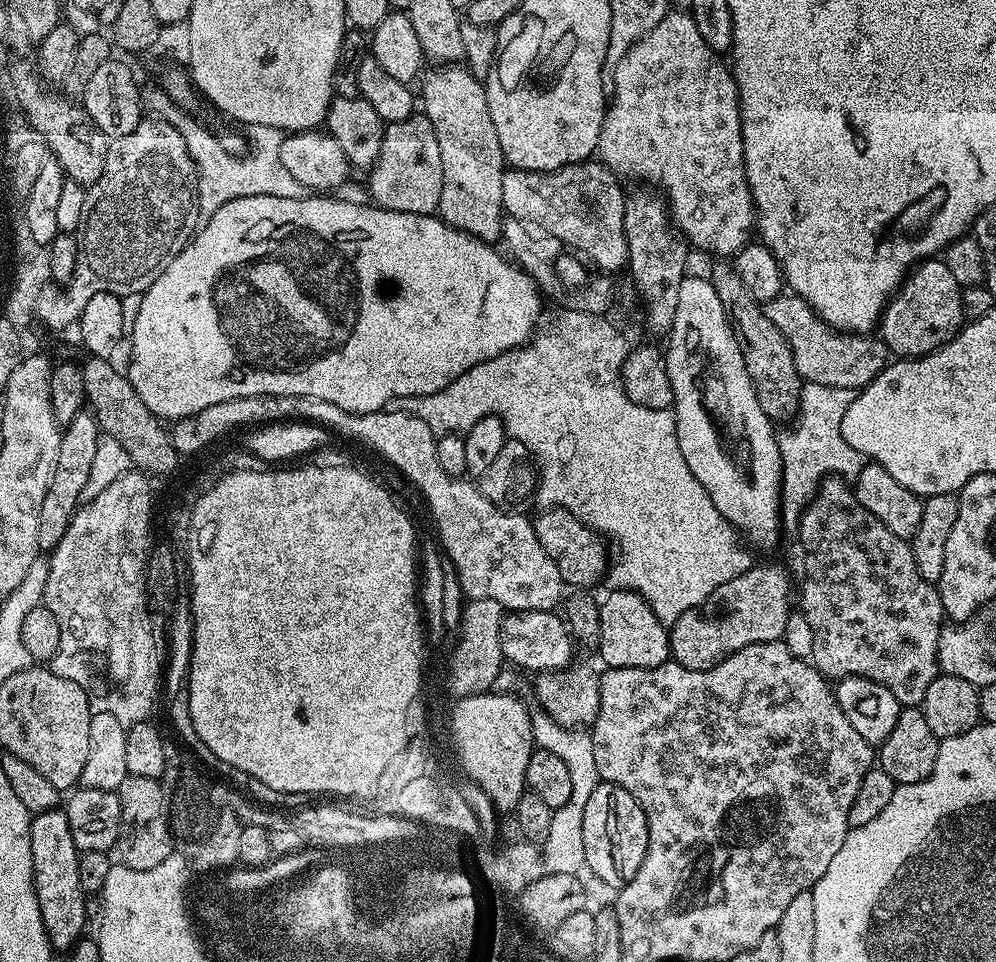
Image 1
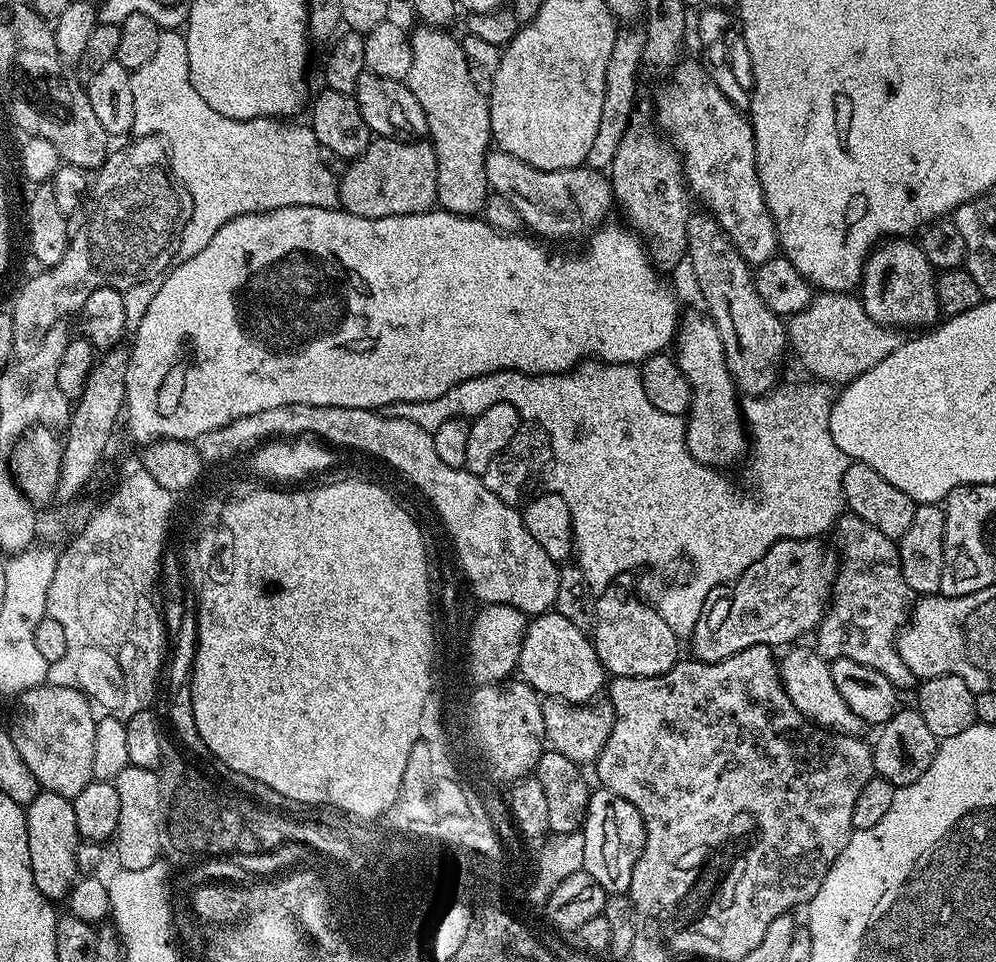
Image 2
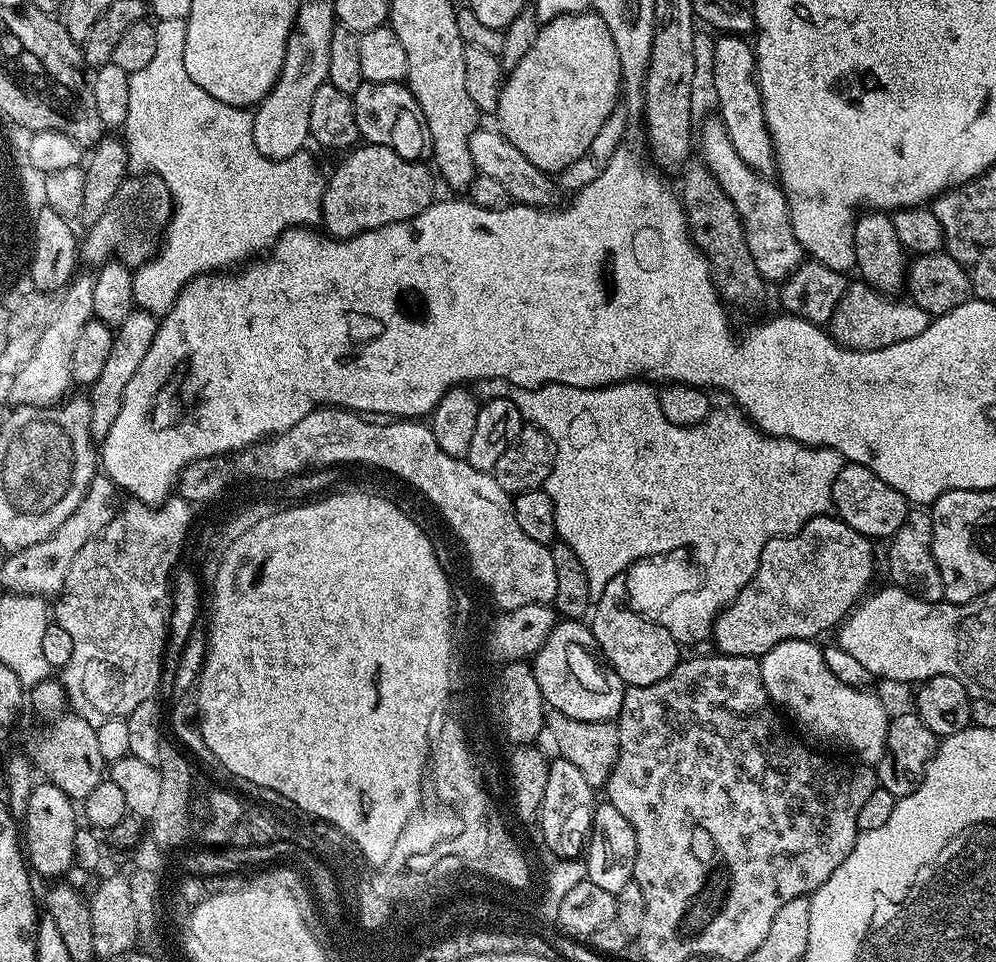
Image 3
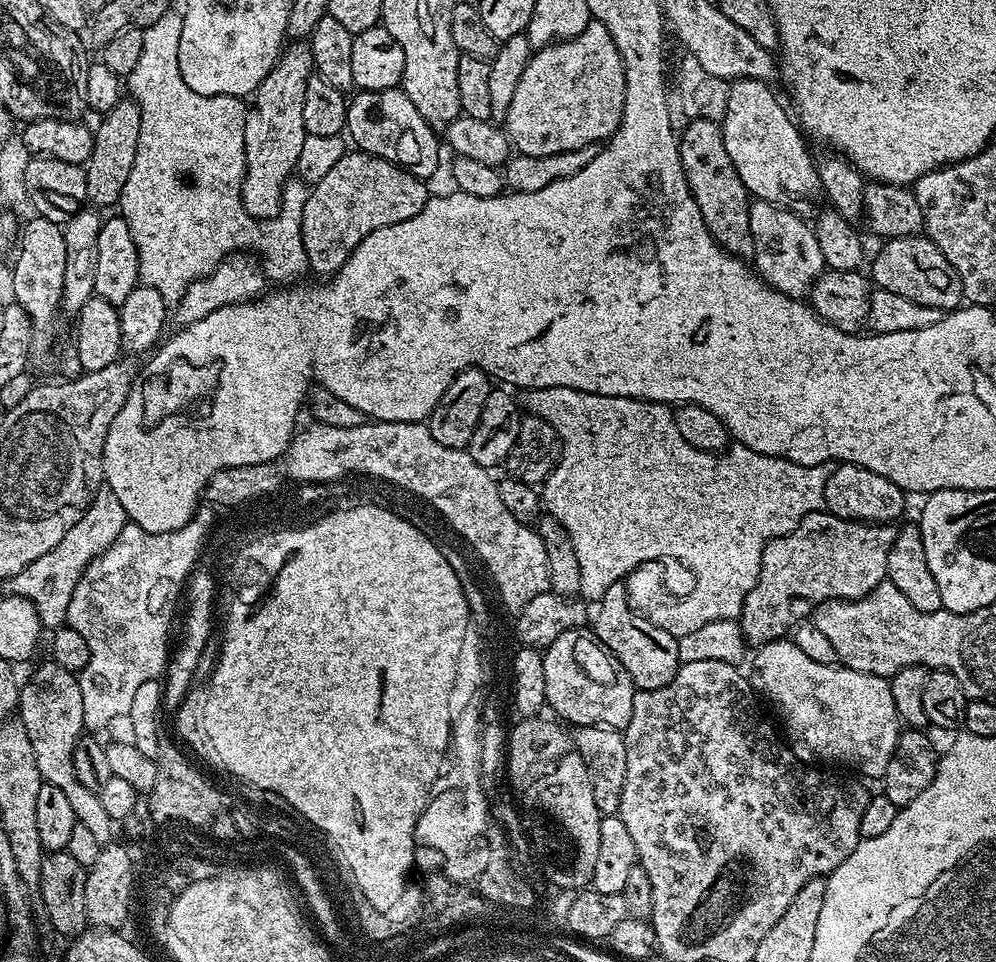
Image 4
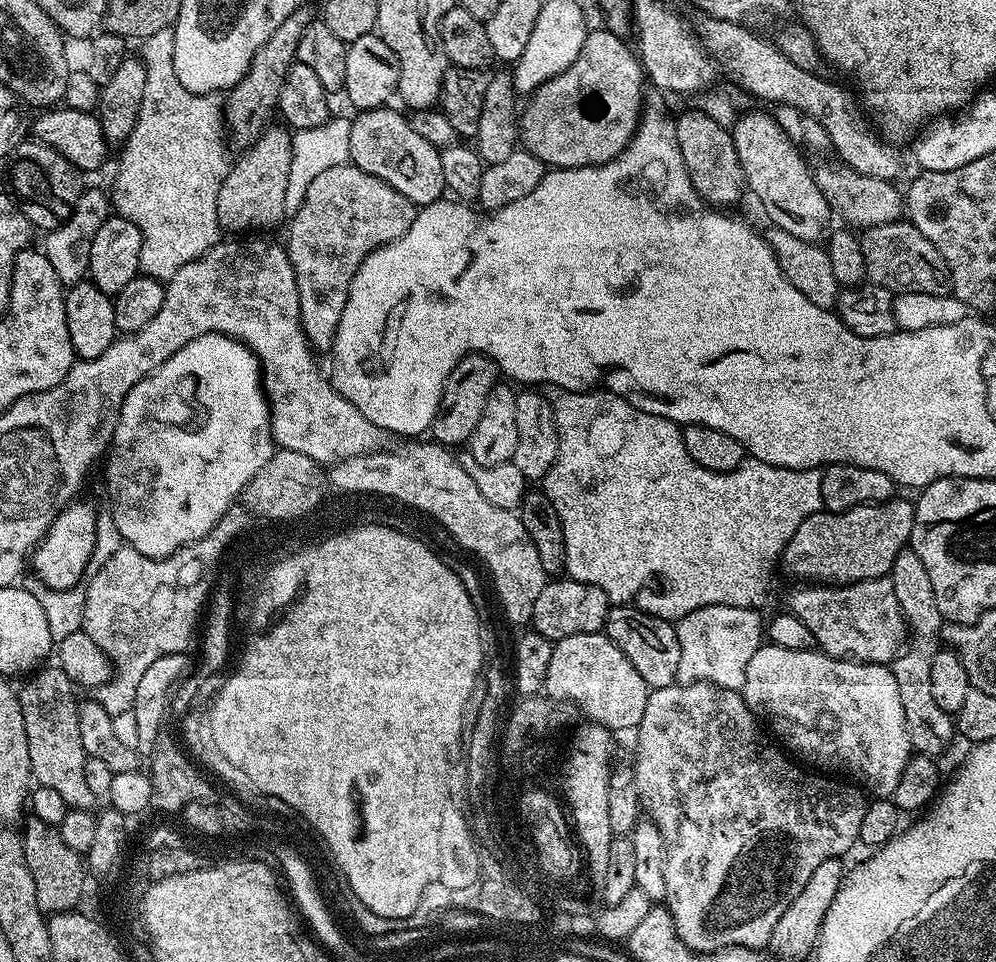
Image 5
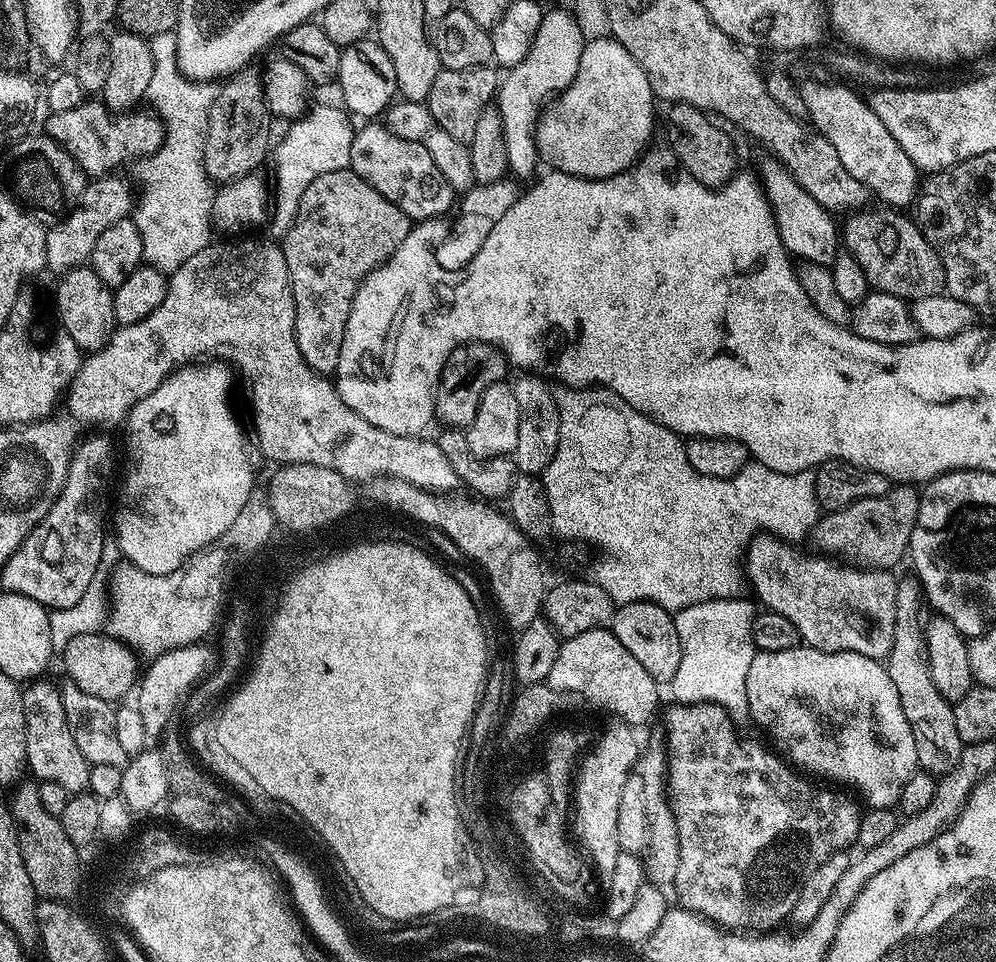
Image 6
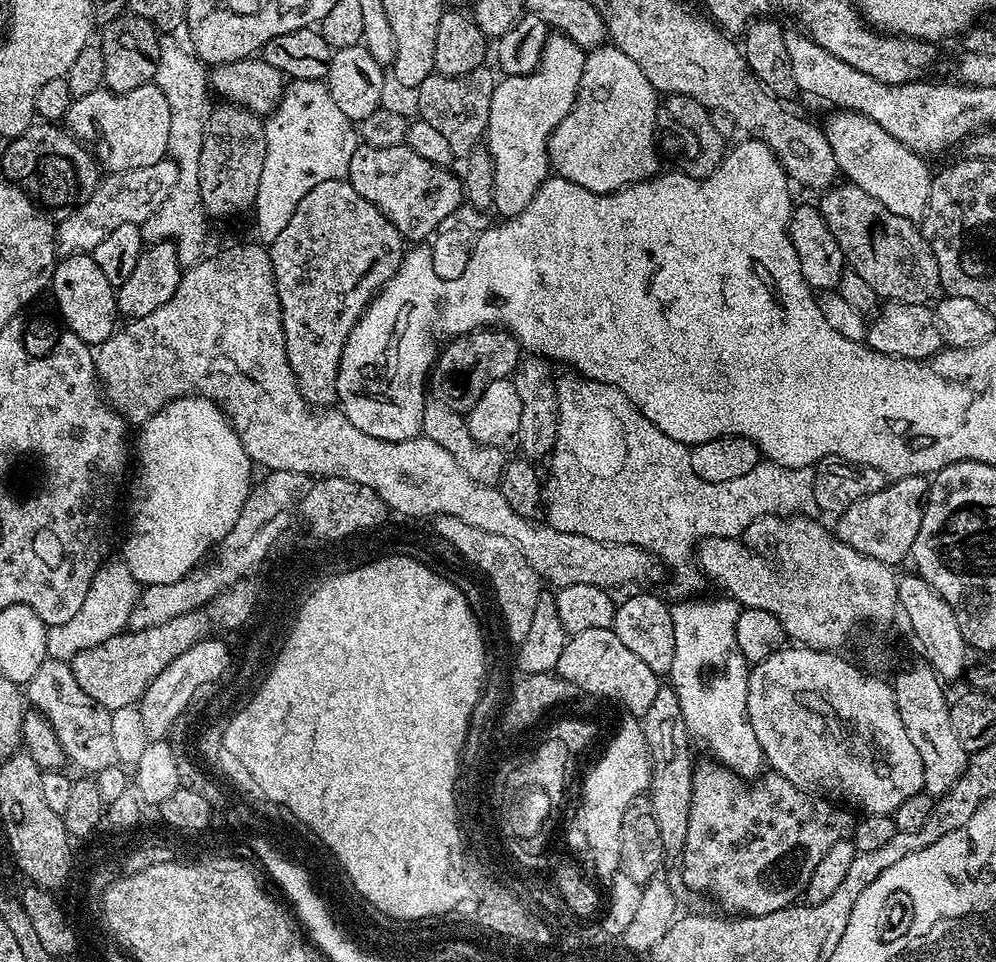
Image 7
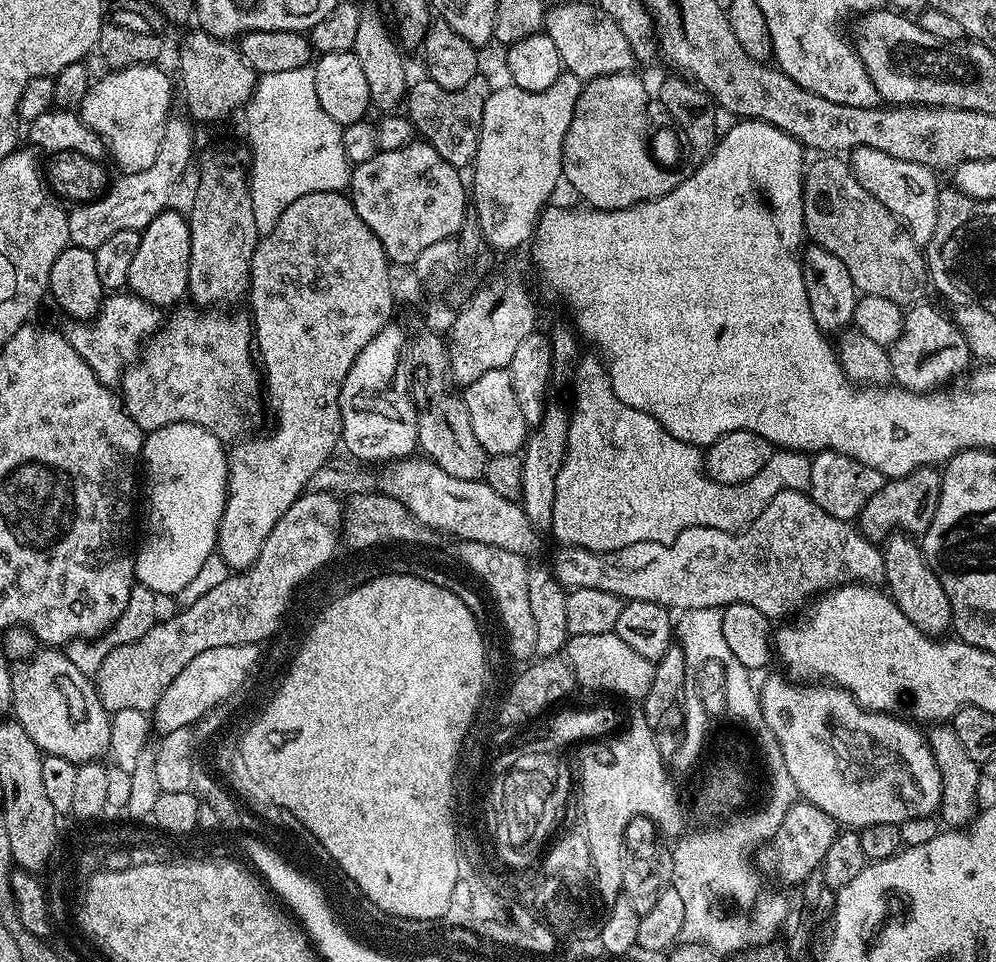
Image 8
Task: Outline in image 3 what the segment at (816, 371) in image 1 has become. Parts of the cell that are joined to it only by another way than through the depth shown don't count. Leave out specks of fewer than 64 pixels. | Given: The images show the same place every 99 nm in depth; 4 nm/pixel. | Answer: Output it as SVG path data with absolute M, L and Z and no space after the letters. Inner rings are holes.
M852 282L848 285L848 290L845 292L843 298L838 302L838 306L834 310L832 319L830 321L830 335L832 339L836 340L844 348L853 348L861 352L862 350L882 350L886 346L894 346L894 342L906 342L906 338L915 338L916 335L922 334L922 330L926 330L926 326L932 323L934 317L924 309L920 309L911 299L904 298L904 300L896 300L900 298L893 298L891 295L878 292L875 288L870 287L863 282Z

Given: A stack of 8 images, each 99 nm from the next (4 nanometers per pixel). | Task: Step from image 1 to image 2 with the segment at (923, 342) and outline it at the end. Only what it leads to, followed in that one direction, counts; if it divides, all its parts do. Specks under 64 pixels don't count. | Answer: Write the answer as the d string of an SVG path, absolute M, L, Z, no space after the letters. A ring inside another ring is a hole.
M884 238L868 254L864 273L860 275L858 295L866 314L887 328L928 330L941 319L942 309L937 292L937 269L922 254L912 238Z

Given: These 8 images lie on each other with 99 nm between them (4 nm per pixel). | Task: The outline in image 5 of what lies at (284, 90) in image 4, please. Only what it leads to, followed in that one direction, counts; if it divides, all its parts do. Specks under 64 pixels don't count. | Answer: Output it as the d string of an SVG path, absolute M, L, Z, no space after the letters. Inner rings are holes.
M282 126L265 129L263 135L235 159L218 196L218 216L223 229L270 228L285 219L286 185L293 158L292 135Z

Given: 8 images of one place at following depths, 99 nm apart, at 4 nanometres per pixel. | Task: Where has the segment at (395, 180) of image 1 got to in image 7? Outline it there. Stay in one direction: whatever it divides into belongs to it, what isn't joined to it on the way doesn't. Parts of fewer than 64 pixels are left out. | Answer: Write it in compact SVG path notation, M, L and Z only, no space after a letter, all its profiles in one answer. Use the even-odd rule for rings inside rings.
M347 178L318 182L294 210L282 234L270 246L272 269L280 299L280 317L284 323L284 341L288 364L296 375L300 393L312 406L332 406L337 403L336 379L342 350L348 336L367 310L380 287L400 269L406 251L406 241L400 231L377 210Z

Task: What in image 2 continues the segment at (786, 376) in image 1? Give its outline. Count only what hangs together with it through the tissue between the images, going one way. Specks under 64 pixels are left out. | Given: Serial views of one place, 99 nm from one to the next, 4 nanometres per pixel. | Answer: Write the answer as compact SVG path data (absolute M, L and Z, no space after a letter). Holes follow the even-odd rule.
M707 210L693 211L686 226L687 263L692 263L696 284L704 295L703 307L720 327L724 353L739 391L745 397L766 396L777 387L780 359L789 347L786 324L766 306L756 289L753 265L747 264L726 230Z

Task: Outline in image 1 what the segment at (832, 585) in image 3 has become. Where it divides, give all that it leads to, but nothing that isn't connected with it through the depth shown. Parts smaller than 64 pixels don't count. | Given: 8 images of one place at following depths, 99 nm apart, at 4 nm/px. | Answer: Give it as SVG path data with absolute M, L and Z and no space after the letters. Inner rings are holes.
M760 564L746 569L738 578L730 578L706 602L686 610L670 626L668 647L673 661L690 670L706 670L746 646L781 639L786 622L794 612L794 584L784 568Z

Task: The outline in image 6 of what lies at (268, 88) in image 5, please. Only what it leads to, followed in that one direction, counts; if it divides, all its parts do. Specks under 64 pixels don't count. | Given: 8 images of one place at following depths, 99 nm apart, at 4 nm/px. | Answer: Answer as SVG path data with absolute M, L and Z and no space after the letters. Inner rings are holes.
M236 74L219 85L214 106L210 106L208 129L204 135L204 169L208 179L223 186L251 176L270 156L273 117L264 102L261 83L248 74Z

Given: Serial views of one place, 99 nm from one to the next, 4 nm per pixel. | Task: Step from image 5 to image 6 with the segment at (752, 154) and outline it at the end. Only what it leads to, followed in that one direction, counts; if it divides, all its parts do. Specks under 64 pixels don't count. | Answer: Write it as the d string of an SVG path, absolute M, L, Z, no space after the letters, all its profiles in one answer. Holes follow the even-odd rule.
M783 166L775 167L766 169L764 176L762 172L762 187L772 204L772 213L786 250L797 261L804 260L800 262L805 265L831 266L838 255L836 247L840 248L842 244L838 224L836 226L832 221L835 220L833 213L814 202L814 198L810 198L810 194L798 186L796 179Z

